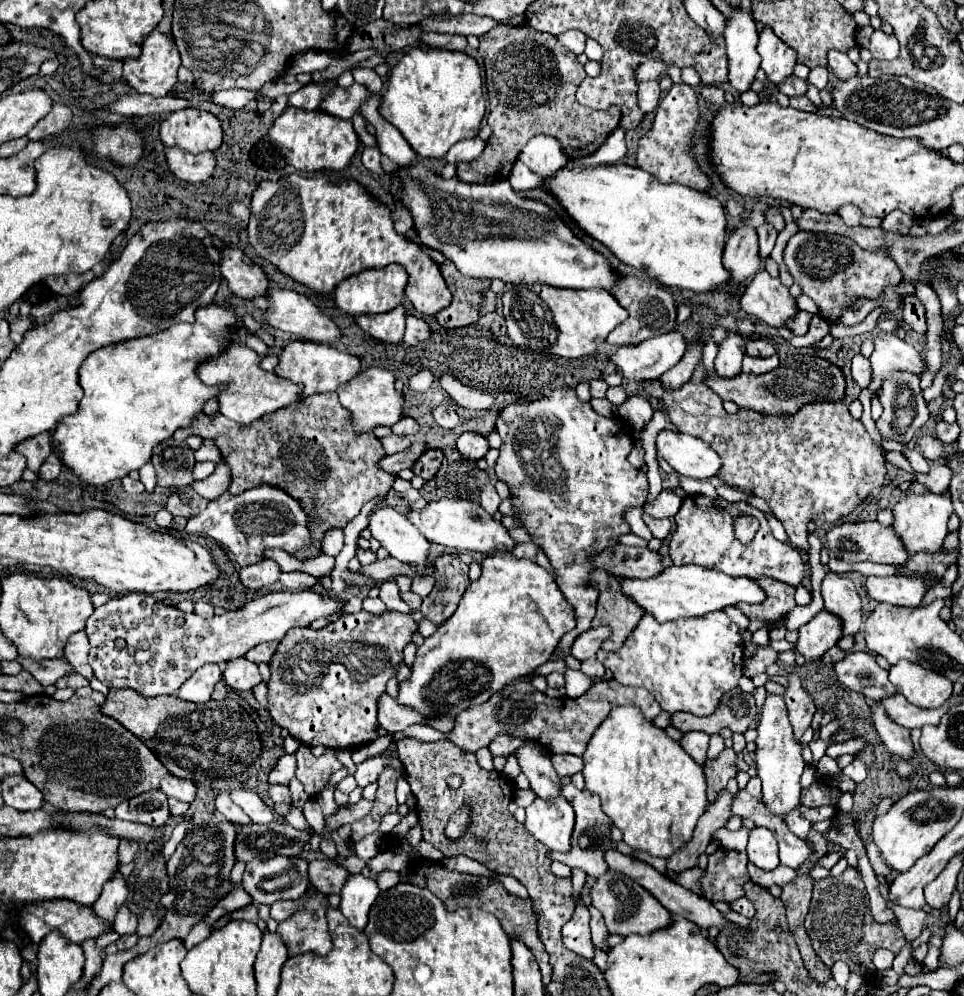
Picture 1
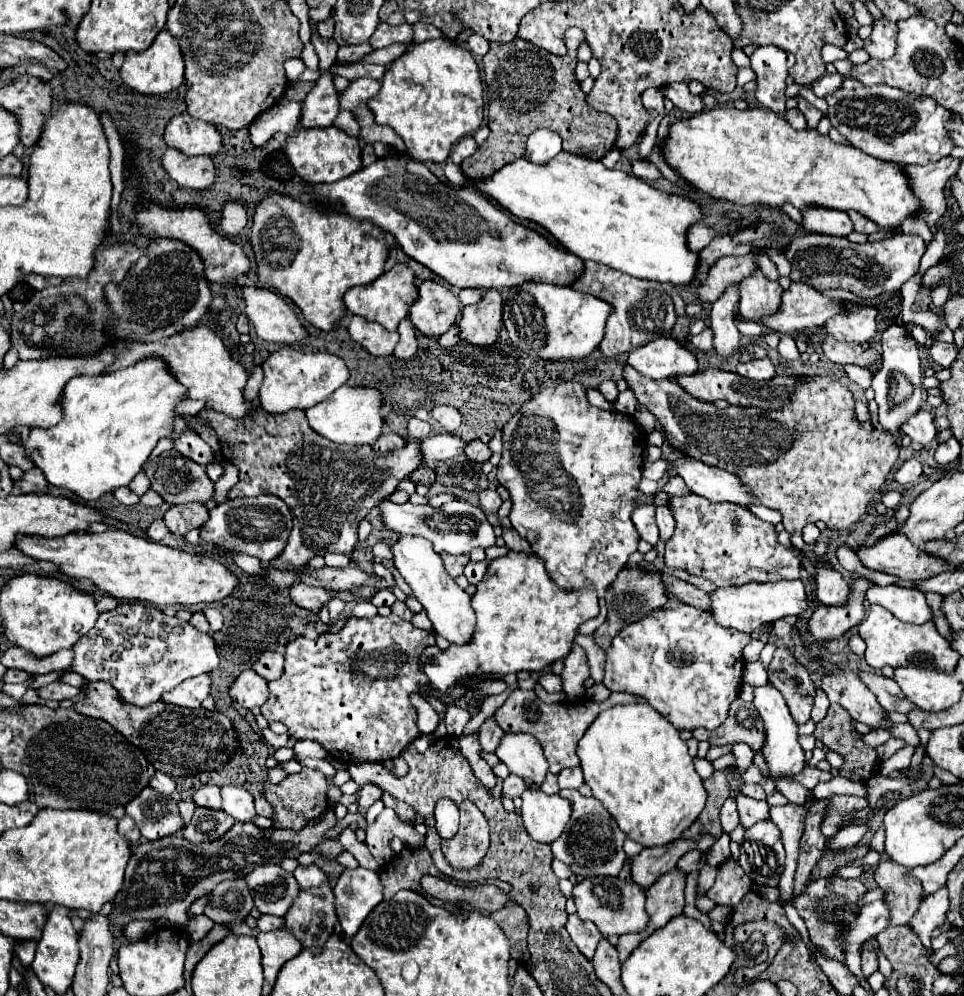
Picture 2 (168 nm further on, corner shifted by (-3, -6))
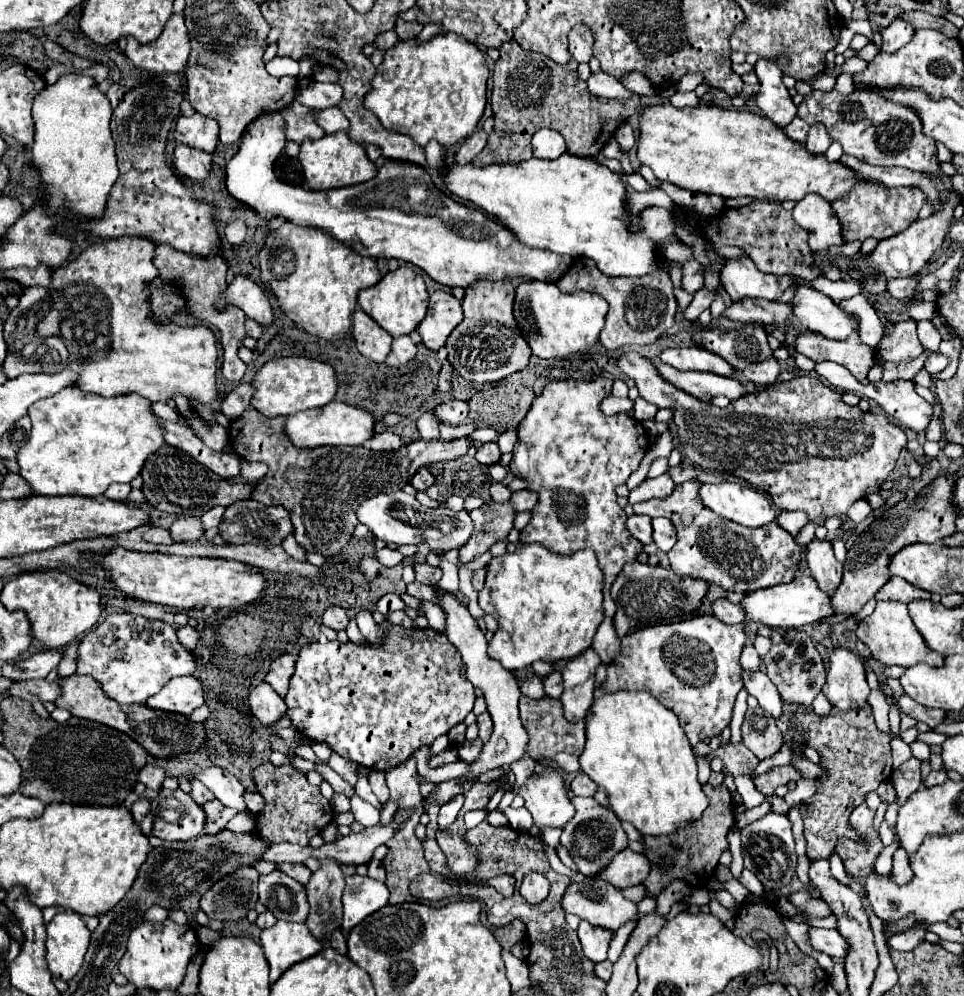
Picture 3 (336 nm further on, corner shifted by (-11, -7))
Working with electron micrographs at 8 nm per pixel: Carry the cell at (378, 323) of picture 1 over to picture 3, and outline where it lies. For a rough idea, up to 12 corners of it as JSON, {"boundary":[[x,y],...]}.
{"boundary":[[361,309],[353,337],[361,355],[385,363],[393,337]]}

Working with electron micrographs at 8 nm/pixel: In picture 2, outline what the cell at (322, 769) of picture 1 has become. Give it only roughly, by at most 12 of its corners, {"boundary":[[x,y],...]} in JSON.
{"boundary":[[303,768],[267,780],[275,828],[301,830],[329,806],[327,780]]}

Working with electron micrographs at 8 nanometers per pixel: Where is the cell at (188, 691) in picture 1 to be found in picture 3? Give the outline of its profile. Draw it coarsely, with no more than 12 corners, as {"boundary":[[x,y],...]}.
{"boundary":[[175,677],[151,709],[191,715],[205,703],[199,679]]}

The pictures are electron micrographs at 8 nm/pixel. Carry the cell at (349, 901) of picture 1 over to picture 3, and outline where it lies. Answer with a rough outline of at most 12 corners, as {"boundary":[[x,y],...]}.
{"boundary":[[351,875],[343,891],[343,931],[387,905],[385,883]]}

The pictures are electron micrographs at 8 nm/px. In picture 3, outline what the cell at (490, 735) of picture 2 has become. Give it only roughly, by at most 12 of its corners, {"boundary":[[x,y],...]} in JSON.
{"boundary":[[489,713],[477,717],[481,741],[491,737],[491,717]]}

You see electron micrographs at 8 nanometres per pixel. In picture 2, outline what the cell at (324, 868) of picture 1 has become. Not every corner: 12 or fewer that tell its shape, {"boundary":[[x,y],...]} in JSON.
{"boundary":[[319,866],[295,868],[293,876],[299,888],[319,886],[327,882]]}

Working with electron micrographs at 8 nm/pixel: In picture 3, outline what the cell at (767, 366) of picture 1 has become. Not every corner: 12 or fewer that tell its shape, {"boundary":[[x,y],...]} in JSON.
{"boundary":[[775,357],[745,367],[743,375],[755,385],[773,385],[779,375]]}

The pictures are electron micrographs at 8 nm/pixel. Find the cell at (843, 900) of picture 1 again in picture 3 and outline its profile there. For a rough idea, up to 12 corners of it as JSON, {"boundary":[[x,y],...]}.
{"boundary":[[809,891],[789,895],[795,907],[815,917],[831,915],[821,897]]}

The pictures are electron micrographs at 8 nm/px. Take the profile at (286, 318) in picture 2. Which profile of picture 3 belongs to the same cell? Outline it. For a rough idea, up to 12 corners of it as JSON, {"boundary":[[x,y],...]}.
{"boundary":[[245,275],[229,283],[217,307],[243,309],[259,325],[273,323],[271,301]]}

